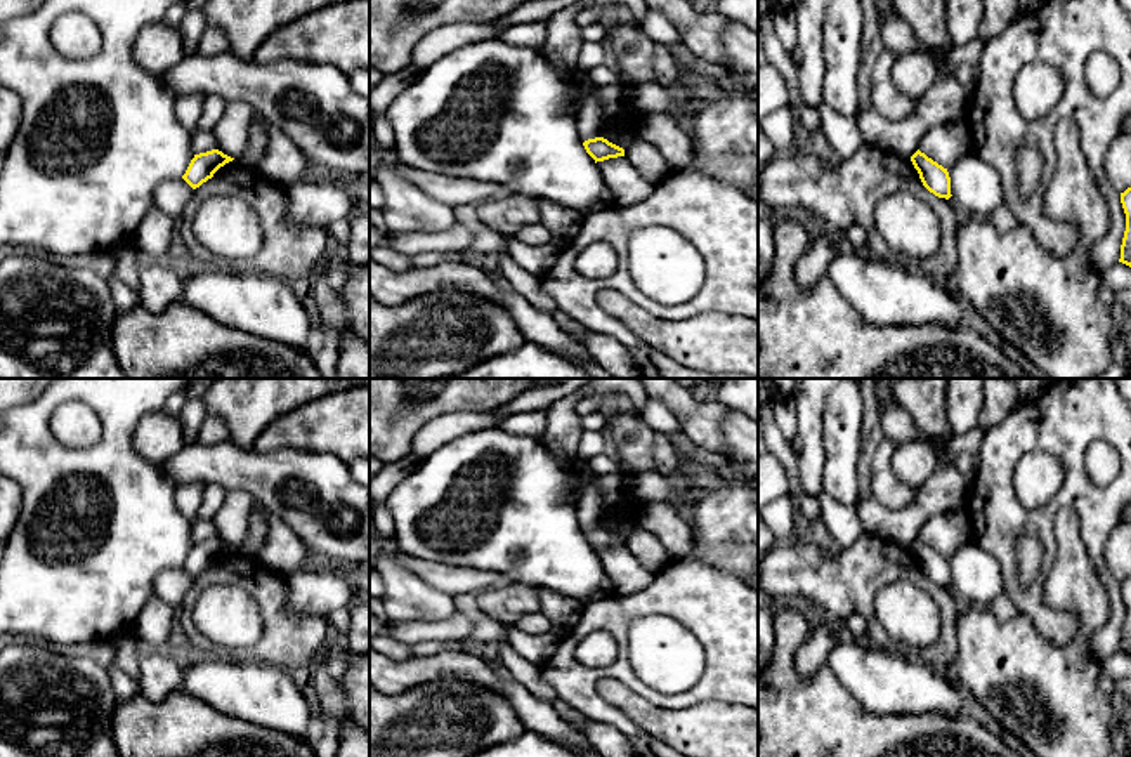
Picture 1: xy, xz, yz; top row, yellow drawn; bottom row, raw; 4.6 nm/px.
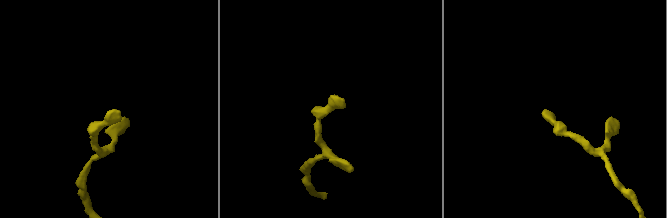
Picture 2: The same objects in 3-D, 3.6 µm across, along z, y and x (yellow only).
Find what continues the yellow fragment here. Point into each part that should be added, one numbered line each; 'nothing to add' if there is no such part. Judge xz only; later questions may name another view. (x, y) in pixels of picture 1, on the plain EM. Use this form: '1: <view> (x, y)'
nothing to add

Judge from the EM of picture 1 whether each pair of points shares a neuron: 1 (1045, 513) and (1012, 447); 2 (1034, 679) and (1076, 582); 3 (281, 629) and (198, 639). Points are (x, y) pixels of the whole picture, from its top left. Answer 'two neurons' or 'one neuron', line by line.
1: one neuron
2: one neuron
3: one neuron

